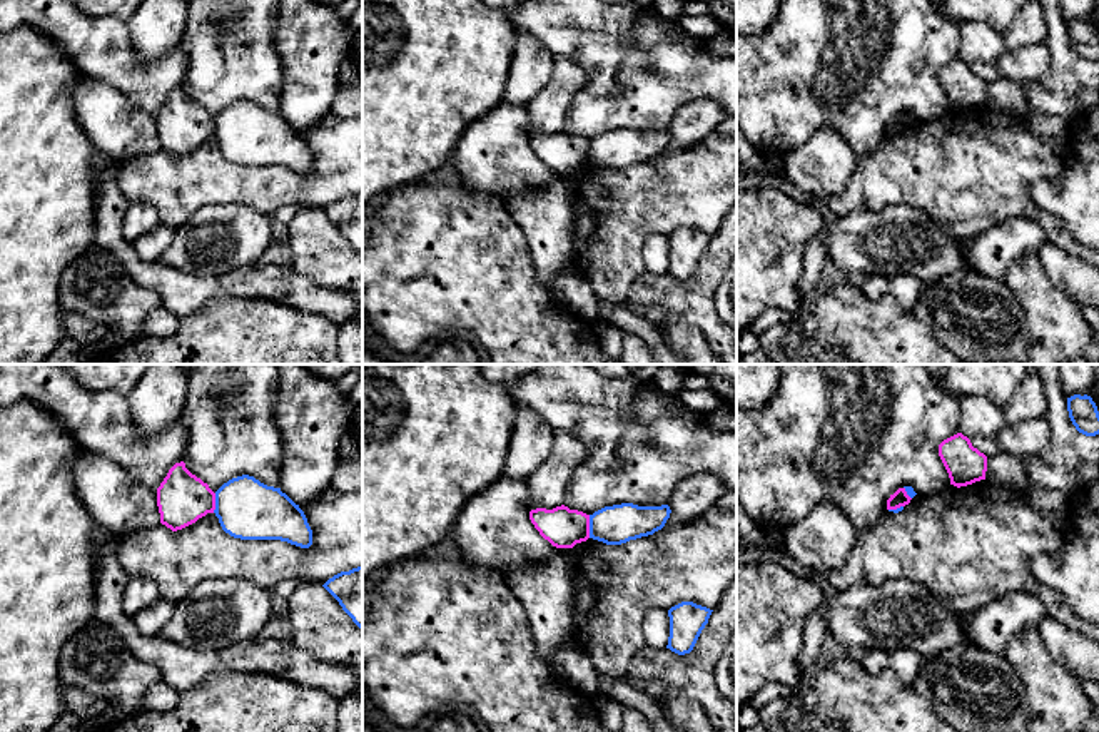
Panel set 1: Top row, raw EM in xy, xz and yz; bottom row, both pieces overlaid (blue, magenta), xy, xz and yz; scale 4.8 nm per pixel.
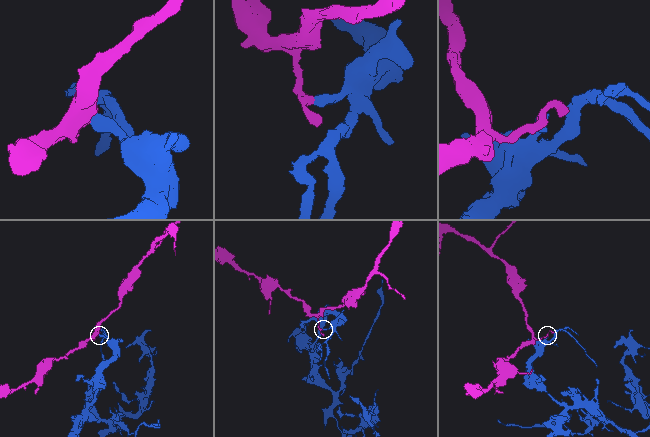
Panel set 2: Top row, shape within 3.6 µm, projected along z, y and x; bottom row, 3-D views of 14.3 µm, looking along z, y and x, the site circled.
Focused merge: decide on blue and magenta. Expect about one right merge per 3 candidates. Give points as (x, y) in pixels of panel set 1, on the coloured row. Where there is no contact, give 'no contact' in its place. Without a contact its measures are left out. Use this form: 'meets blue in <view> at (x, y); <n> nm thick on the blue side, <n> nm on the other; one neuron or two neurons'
meets blue in xz at (590, 527); 190 nm thick on the blue side, 190 nm on the other; two neurons

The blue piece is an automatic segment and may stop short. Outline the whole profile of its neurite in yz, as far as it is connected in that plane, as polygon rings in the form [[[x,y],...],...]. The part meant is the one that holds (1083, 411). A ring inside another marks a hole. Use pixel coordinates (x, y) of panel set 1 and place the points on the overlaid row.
[[[1074,394],[1067,398],[1067,411],[1079,433],[1086,436],[1099,435],[1099,411],[1091,396]]]

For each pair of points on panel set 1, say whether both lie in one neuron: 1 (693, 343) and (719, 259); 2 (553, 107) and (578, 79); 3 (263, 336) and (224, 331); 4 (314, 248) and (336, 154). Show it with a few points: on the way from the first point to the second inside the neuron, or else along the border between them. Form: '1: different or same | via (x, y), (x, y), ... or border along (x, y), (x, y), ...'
1: different | border along (658, 323), (692, 325), (710, 346)
2: same | via (555, 101), (572, 84)
3: same | via (253, 336), (234, 335)
4: different | border along (296, 206), (321, 211)

